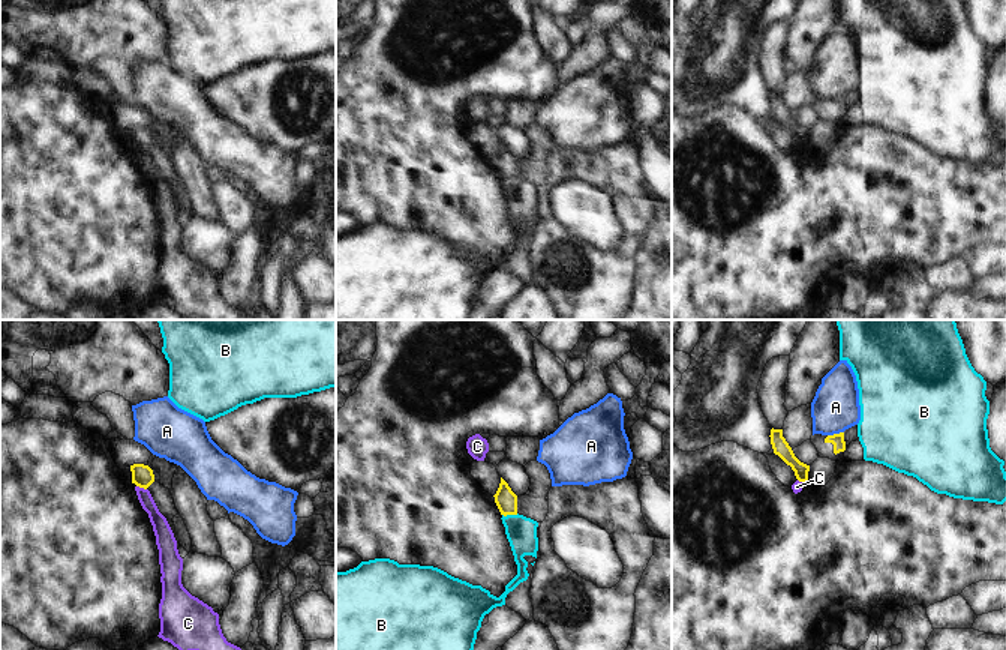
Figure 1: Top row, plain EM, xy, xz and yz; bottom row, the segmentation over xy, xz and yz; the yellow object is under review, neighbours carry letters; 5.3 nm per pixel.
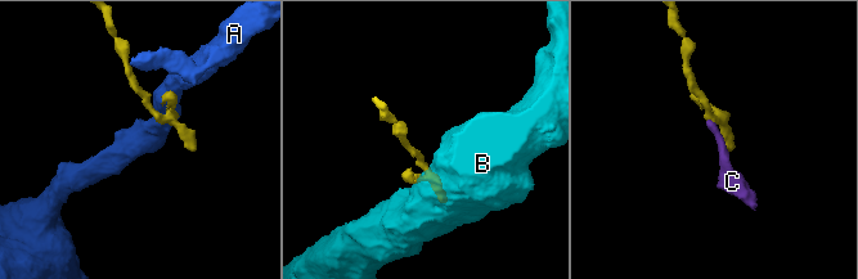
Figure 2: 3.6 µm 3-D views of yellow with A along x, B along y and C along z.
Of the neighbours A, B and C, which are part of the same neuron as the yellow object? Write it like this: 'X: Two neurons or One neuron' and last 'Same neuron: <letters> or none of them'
A: Two neurons
B: Two neurons
C: Two neurons
Same neuron: none of them.

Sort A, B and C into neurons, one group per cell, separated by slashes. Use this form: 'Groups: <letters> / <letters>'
Groups: A / B / C.

